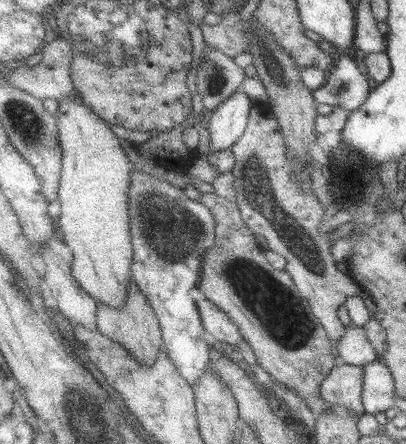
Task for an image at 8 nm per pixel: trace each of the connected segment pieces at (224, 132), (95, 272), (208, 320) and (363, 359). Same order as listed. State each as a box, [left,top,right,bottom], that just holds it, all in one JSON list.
[[209,90,254,151],[57,92,136,308],[196,298,246,348],[336,327,382,366]]

